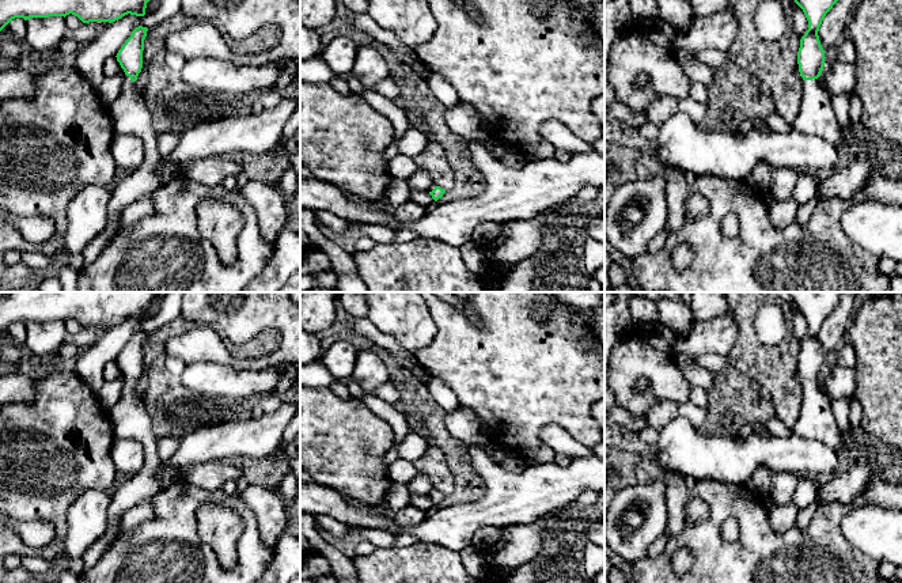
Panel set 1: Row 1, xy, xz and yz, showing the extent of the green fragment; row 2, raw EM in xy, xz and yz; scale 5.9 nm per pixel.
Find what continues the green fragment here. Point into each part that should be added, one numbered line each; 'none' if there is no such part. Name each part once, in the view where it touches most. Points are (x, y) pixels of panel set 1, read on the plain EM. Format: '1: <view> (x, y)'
1: yz (817, 421)

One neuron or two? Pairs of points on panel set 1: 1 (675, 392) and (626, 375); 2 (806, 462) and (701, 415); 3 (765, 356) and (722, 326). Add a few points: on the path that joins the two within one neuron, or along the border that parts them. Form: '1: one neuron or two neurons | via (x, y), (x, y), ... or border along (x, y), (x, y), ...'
1: one neuron | via (663, 379), (656, 373), (639, 373)
2: two neurons | border along (664, 427), (674, 419), (683, 416), (698, 430)
3: two neurons | border along (728, 309), (736, 326), (736, 340), (727, 355)

